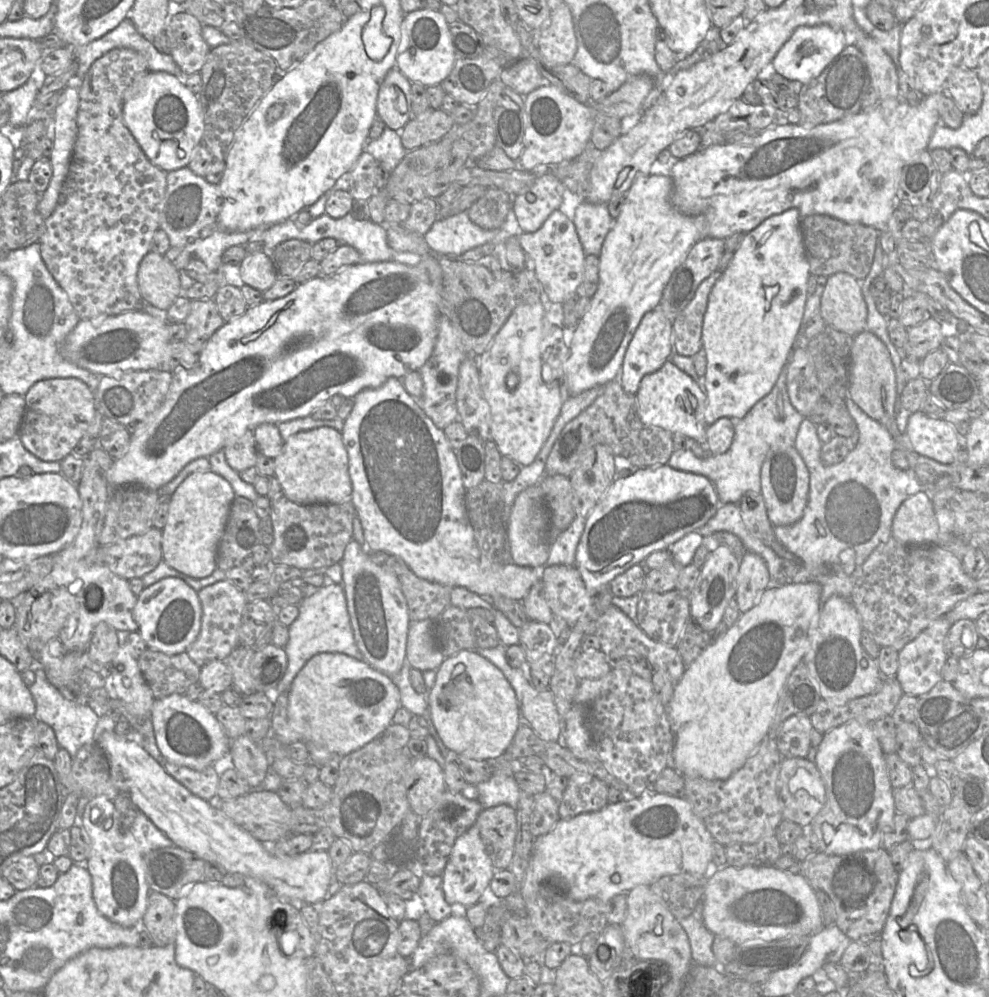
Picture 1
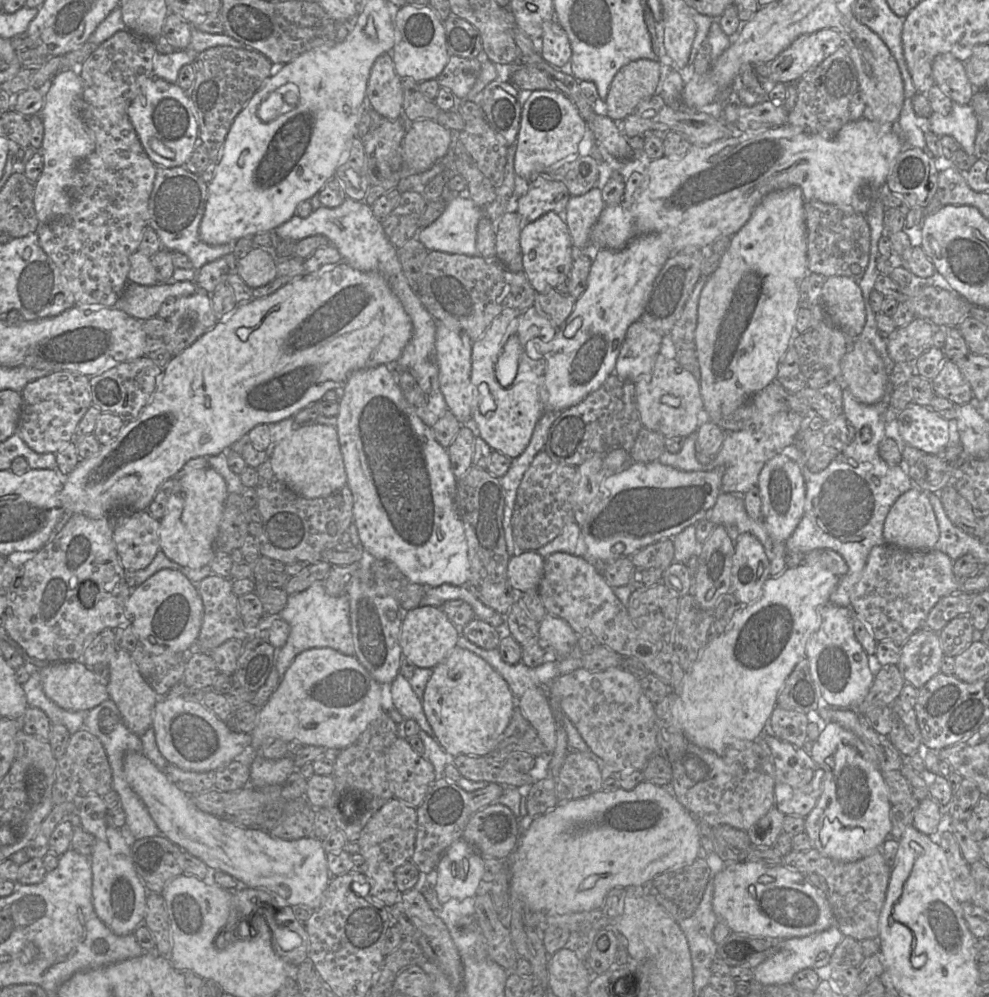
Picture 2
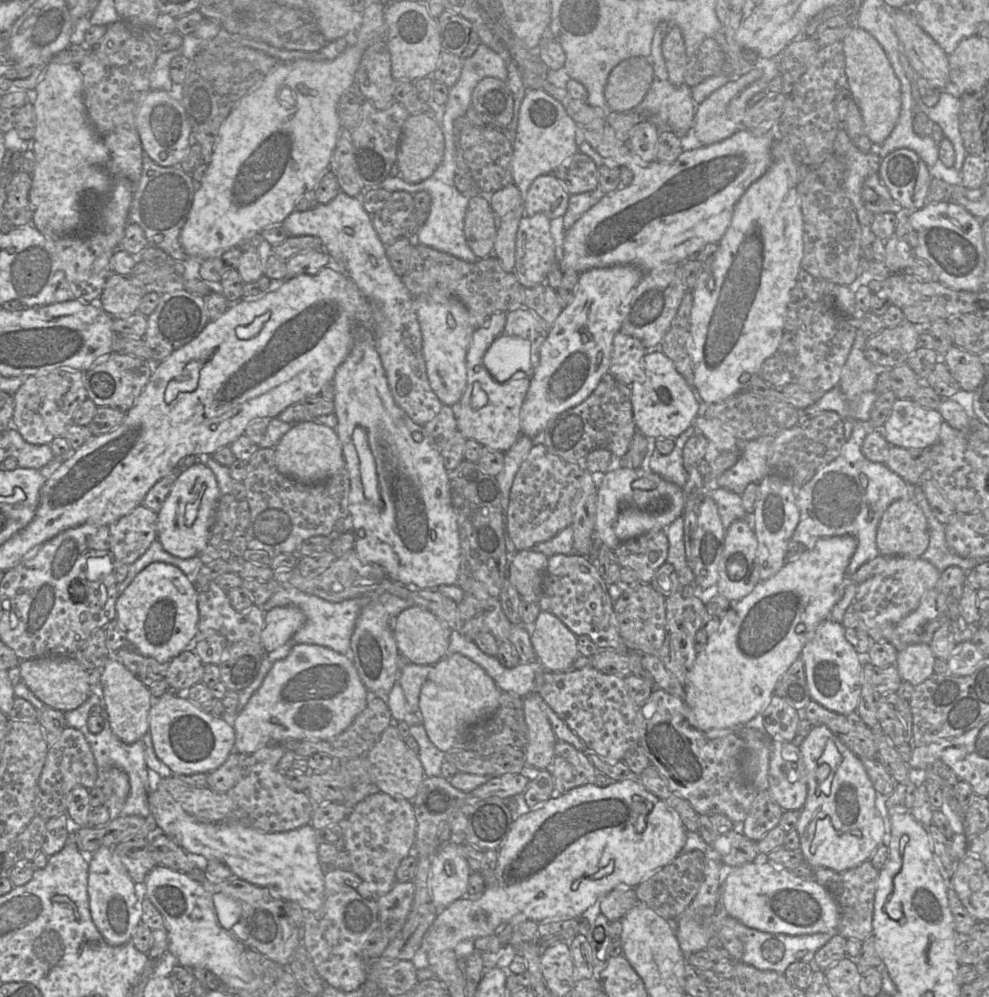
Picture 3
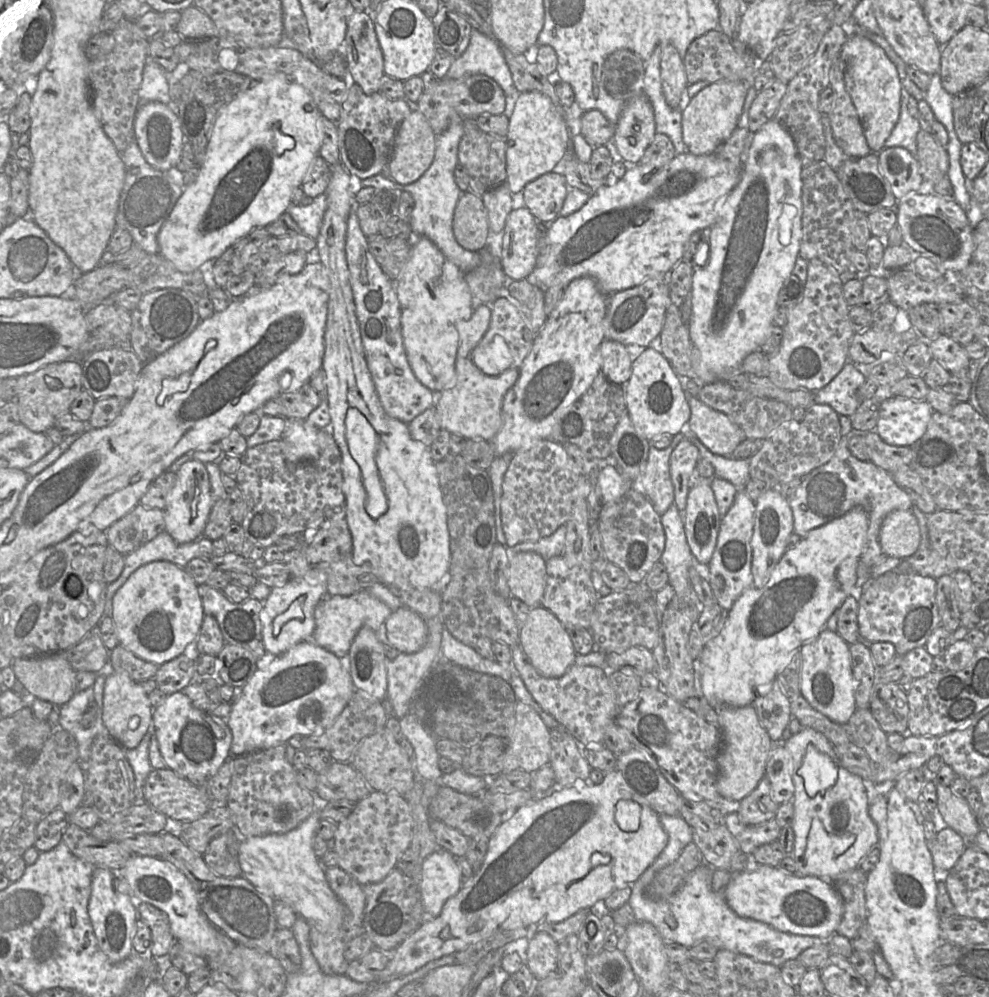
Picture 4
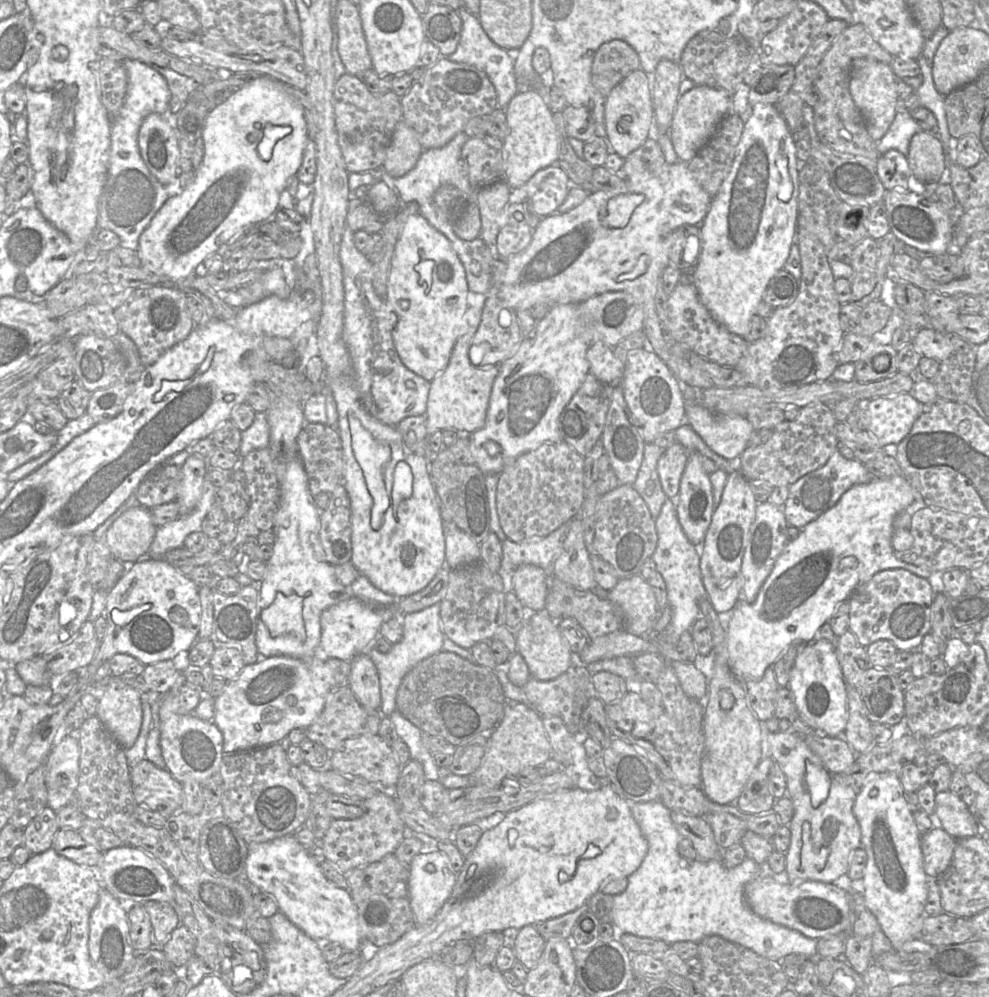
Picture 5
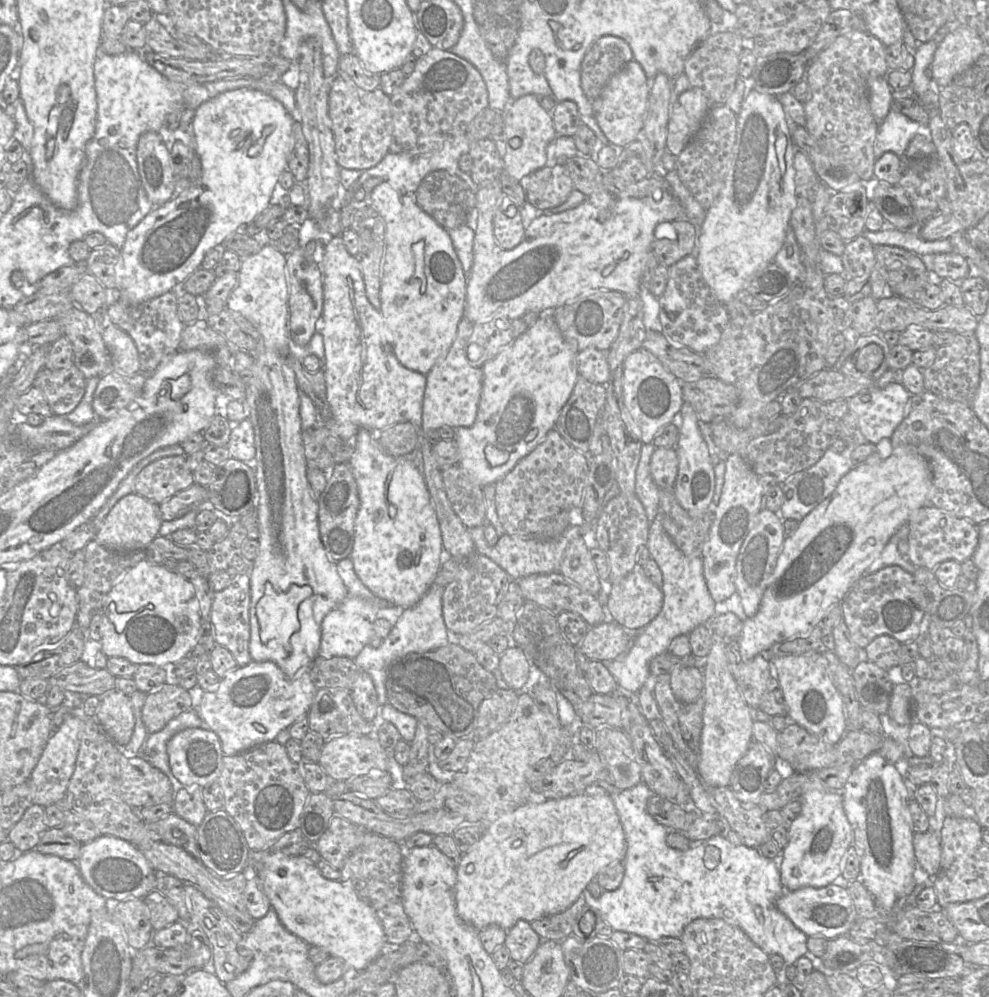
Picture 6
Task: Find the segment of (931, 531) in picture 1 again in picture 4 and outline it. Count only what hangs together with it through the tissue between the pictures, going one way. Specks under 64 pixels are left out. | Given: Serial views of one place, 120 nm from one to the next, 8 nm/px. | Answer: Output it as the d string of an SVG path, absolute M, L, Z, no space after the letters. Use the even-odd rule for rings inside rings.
M894 510L884 518L879 543L888 557L906 559L912 556L920 545L920 528L911 510Z

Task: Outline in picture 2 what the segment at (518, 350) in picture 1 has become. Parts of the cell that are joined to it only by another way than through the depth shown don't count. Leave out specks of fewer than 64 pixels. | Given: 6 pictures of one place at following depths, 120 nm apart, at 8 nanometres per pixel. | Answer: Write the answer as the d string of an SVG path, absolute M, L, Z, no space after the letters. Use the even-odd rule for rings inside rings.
M505 309L494 318L485 334L473 342L472 351L472 420L486 443L492 450L514 459L527 447L534 427L545 412L540 399L540 389L544 376L537 375L530 366L530 358L522 349L519 358L518 371L513 383L503 387L496 376L496 365L499 356L510 336L516 334L519 325L519 315L523 311Z

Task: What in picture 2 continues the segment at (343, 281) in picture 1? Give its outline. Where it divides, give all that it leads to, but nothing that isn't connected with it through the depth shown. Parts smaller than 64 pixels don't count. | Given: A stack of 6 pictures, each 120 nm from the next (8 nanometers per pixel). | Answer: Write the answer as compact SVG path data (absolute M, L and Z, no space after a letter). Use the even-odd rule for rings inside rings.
M344 261L330 266L321 272L305 273L289 281L276 292L262 298L254 298L238 307L225 319L220 320L208 332L199 337L192 345L172 357L158 378L158 385L149 403L139 416L124 426L111 441L101 444L97 453L89 458L80 459L75 469L64 477L61 501L67 515L84 514L90 518L115 517L124 511L147 510L157 489L166 480L173 477L183 465L196 457L210 457L226 452L251 429L259 424L272 424L286 418L292 418L299 410L319 402L329 390L342 390L351 373L370 369L383 364L394 363L401 355L412 335L412 323L398 297L392 291L387 280L378 272L366 272L353 268Z

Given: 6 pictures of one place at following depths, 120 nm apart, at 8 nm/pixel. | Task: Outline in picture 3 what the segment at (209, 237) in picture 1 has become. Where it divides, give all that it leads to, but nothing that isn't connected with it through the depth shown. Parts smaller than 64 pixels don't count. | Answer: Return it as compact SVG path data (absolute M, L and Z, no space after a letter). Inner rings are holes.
M144 153L142 173L135 183L129 208L129 222L143 229L149 246L165 251L176 261L185 261L190 258L180 244L180 233L188 220L194 196L200 184L179 166L160 166Z

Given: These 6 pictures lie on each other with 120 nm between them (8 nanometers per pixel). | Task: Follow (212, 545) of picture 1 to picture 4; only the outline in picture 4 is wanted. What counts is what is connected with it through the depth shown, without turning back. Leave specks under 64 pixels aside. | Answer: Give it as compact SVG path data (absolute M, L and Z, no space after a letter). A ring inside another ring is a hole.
M194 458L185 462L176 473L176 482L171 489L164 508L165 531L177 543L188 543L203 535L213 498L206 464Z

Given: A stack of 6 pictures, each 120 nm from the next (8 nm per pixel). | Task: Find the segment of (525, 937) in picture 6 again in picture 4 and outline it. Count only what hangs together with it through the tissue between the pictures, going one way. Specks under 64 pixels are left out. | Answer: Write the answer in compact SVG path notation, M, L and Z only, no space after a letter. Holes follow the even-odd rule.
M537 931L528 941L524 964L536 980L544 979L557 968L558 942L549 934Z

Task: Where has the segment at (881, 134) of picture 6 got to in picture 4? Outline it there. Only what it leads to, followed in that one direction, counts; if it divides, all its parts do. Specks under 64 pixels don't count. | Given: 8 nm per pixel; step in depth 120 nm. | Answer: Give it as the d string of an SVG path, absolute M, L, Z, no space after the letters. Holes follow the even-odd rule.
M904 86L901 89L904 91L901 98L899 120L892 130L891 135L884 143L882 150L890 147L903 147L916 157L917 134L921 130L920 121L918 118L910 115L908 108L909 93Z

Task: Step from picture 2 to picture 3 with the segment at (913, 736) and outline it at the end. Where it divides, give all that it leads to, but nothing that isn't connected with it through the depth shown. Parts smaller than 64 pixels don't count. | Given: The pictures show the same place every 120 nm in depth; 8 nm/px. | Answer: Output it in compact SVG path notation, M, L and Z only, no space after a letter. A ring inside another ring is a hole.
M896 692L881 695L878 708L879 725L895 746L909 744L913 737L913 717L909 701L900 698Z

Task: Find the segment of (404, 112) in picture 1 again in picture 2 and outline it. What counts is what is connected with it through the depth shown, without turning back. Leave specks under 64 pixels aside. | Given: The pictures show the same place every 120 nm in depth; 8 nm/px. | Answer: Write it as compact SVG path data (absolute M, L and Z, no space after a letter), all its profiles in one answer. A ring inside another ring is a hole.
M391 52L374 62L368 79L366 98L383 118L396 120L403 115L402 79L397 75Z

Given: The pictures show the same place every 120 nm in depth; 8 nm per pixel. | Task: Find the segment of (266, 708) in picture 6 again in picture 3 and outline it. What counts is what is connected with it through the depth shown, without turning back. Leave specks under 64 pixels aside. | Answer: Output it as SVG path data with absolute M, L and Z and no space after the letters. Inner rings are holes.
M293 644L288 656L275 661L261 686L251 696L243 710L237 715L234 751L250 755L269 744L283 743L287 739L327 740L343 732L363 711L370 693L362 683L350 656L316 644Z

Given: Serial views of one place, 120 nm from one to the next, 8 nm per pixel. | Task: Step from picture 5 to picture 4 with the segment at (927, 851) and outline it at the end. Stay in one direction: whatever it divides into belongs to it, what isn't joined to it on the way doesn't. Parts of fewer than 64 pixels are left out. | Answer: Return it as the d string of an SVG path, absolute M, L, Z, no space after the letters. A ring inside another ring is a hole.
M949 827L938 831L930 849L934 869L952 869L968 844L966 838Z

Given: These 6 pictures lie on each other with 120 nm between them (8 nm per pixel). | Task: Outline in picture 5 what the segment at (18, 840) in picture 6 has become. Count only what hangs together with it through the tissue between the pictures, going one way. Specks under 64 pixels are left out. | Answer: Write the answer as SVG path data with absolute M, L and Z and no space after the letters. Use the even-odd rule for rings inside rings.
M45 807L24 828L23 846L32 855L52 849L54 836L59 829L56 812Z

